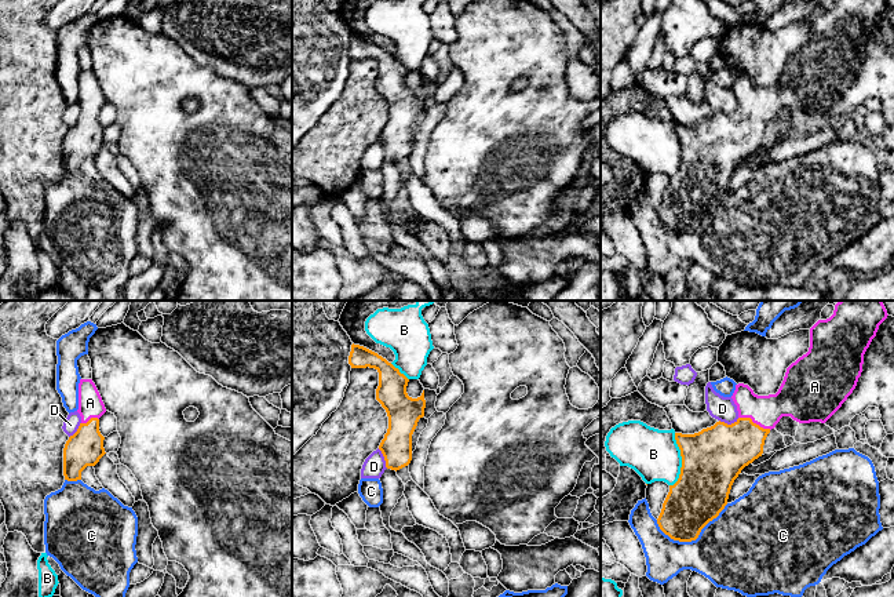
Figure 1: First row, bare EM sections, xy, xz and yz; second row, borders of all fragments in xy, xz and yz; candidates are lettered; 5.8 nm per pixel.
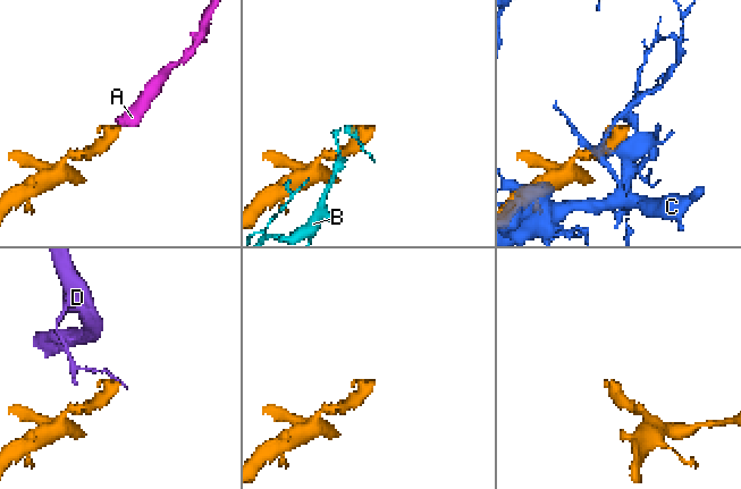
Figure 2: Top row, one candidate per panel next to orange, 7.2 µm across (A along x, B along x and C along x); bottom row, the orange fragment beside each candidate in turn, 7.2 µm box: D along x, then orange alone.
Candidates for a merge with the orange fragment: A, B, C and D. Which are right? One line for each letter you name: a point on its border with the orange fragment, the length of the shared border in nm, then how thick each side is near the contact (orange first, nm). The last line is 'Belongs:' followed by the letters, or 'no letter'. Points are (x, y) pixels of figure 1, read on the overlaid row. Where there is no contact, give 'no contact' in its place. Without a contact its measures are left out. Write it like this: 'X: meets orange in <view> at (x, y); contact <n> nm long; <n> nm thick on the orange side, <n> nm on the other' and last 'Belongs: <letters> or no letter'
A: meets orange in yz at (755, 423); contact 200 nm long; 320 nm thick on the orange side, 190 nm on the other
Belongs: A

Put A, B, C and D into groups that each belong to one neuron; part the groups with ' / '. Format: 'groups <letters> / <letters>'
groups A / B D / C

